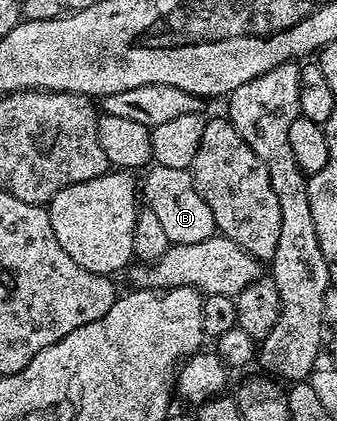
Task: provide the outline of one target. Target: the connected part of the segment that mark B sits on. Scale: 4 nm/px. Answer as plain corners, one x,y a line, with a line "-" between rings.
154,163
145,174
145,184
143,180
139,188
144,207
149,208
151,214
157,215
170,245
194,244
215,235
215,214
211,214
211,206
203,202
203,194
199,194
190,169
174,170
171,166

